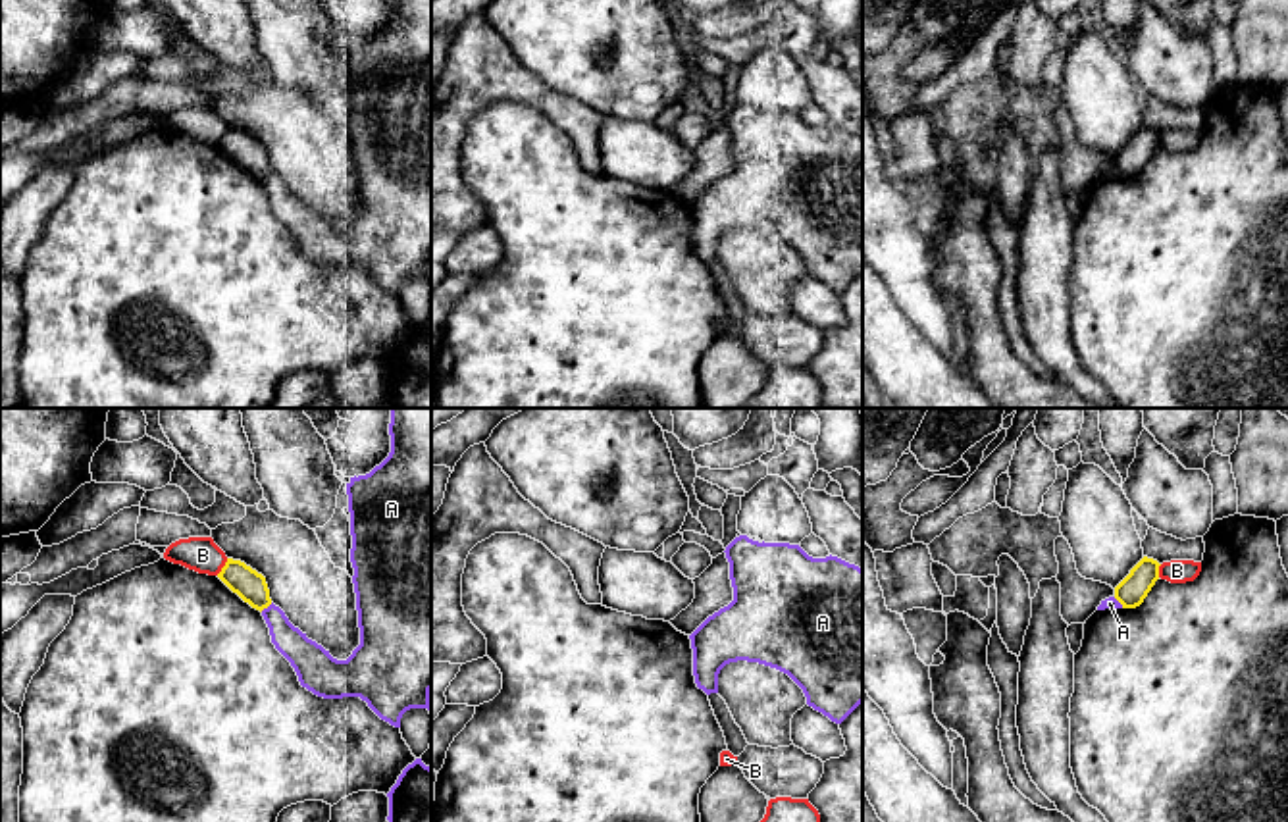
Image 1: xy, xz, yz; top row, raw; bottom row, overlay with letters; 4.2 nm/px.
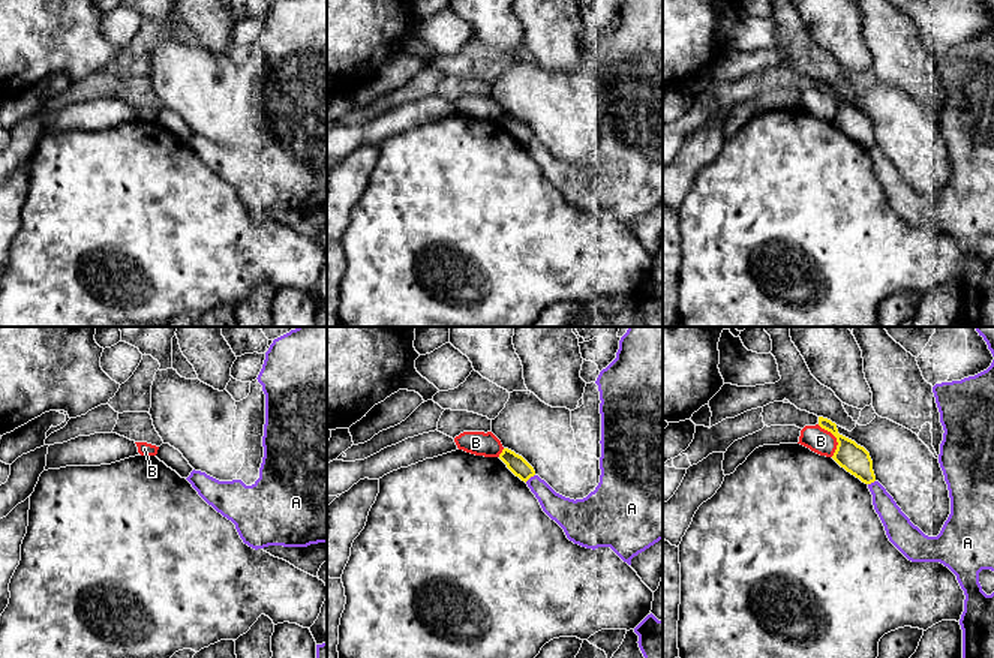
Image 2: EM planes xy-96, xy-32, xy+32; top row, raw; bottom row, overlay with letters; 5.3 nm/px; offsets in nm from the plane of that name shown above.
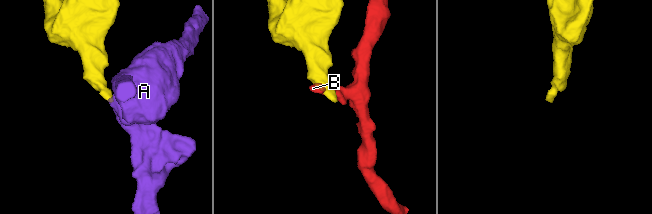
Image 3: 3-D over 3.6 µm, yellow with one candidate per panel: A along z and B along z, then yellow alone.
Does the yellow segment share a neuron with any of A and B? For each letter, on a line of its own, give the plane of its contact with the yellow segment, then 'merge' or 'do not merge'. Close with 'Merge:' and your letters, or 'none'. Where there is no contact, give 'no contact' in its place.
A: contact in xy; do not merge
B: contact in xy; do not merge
Merge: none

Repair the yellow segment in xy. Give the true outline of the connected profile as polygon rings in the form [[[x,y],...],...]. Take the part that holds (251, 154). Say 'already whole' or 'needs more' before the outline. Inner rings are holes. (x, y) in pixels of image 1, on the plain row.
already whole | [[[227,127],[218,146],[256,179],[271,173],[266,146],[241,129]]]

